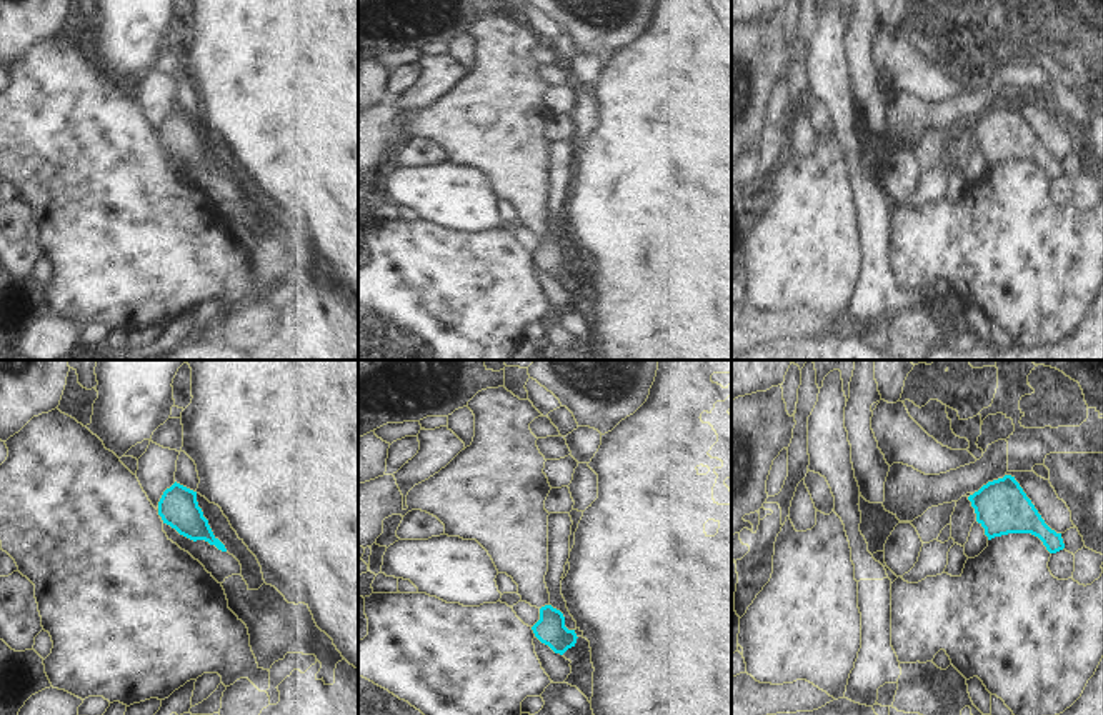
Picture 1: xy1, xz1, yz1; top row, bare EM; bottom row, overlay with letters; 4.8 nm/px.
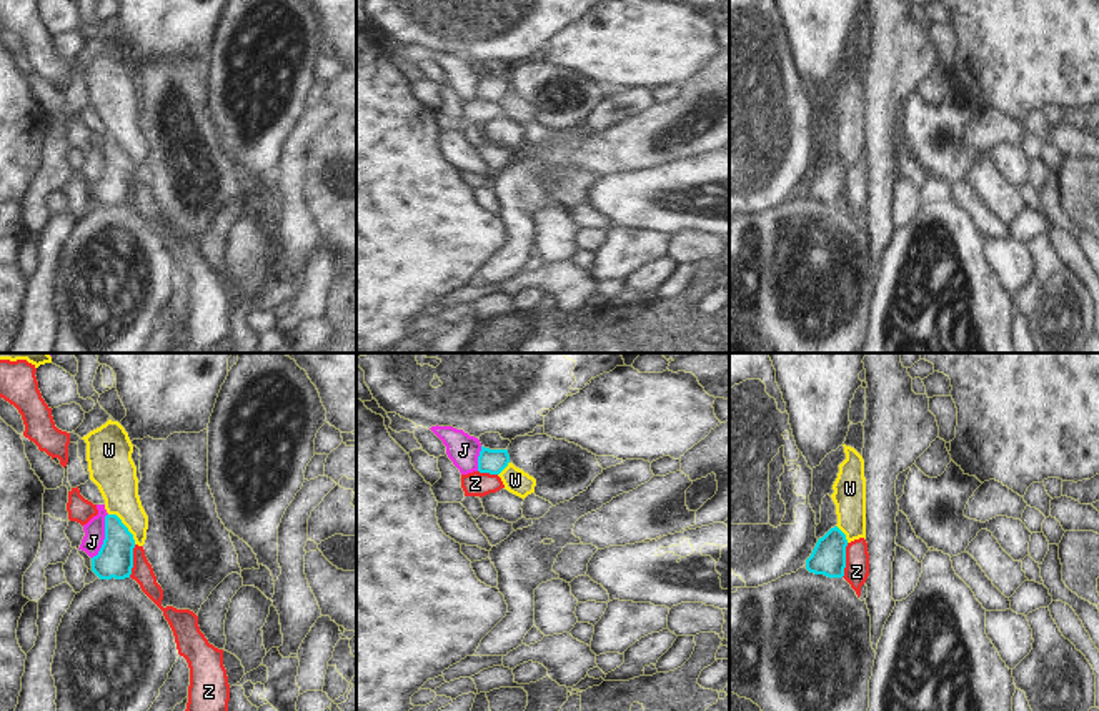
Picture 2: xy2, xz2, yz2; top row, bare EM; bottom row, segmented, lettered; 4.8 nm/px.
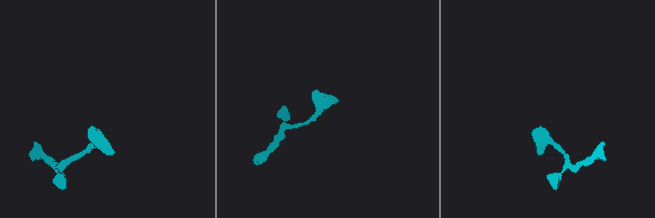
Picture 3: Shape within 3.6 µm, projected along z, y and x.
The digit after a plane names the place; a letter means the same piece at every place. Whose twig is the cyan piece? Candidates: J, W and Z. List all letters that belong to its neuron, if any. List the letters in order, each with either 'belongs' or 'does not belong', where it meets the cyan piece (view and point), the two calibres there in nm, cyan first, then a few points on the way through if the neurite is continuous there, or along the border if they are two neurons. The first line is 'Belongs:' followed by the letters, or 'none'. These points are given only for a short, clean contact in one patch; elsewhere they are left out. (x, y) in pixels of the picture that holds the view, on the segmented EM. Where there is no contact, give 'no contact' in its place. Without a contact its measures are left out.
Belongs: none
J: does not belong | xy2 (105, 536) | 180/100 nm | along xy2 (107, 513), (102, 546), (92, 558)
W: does not belong | xy2 (125, 527) | 180/200 nm | along xy2 (109, 513), (120, 520), (135, 543)
Z: does not belong | yz2 (845, 560) | 170/120 nm | along yz2 (848, 543), (841, 576)

